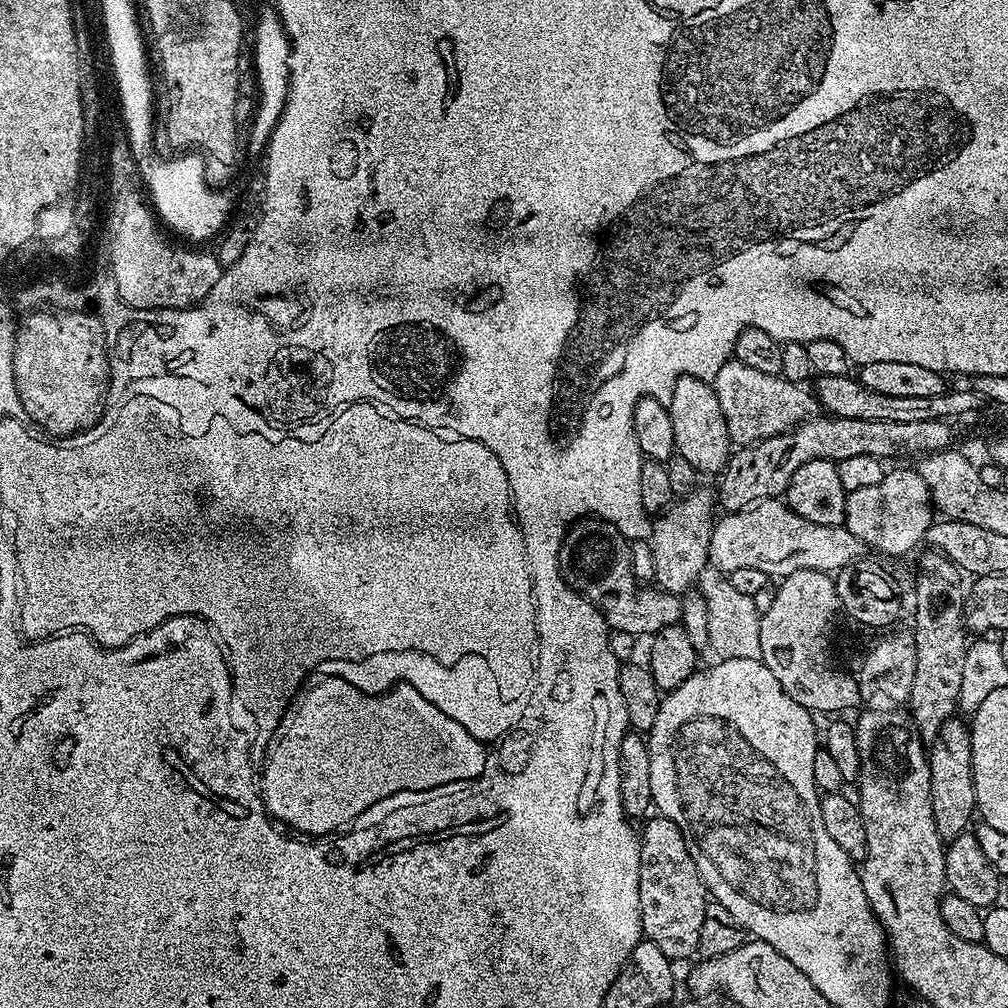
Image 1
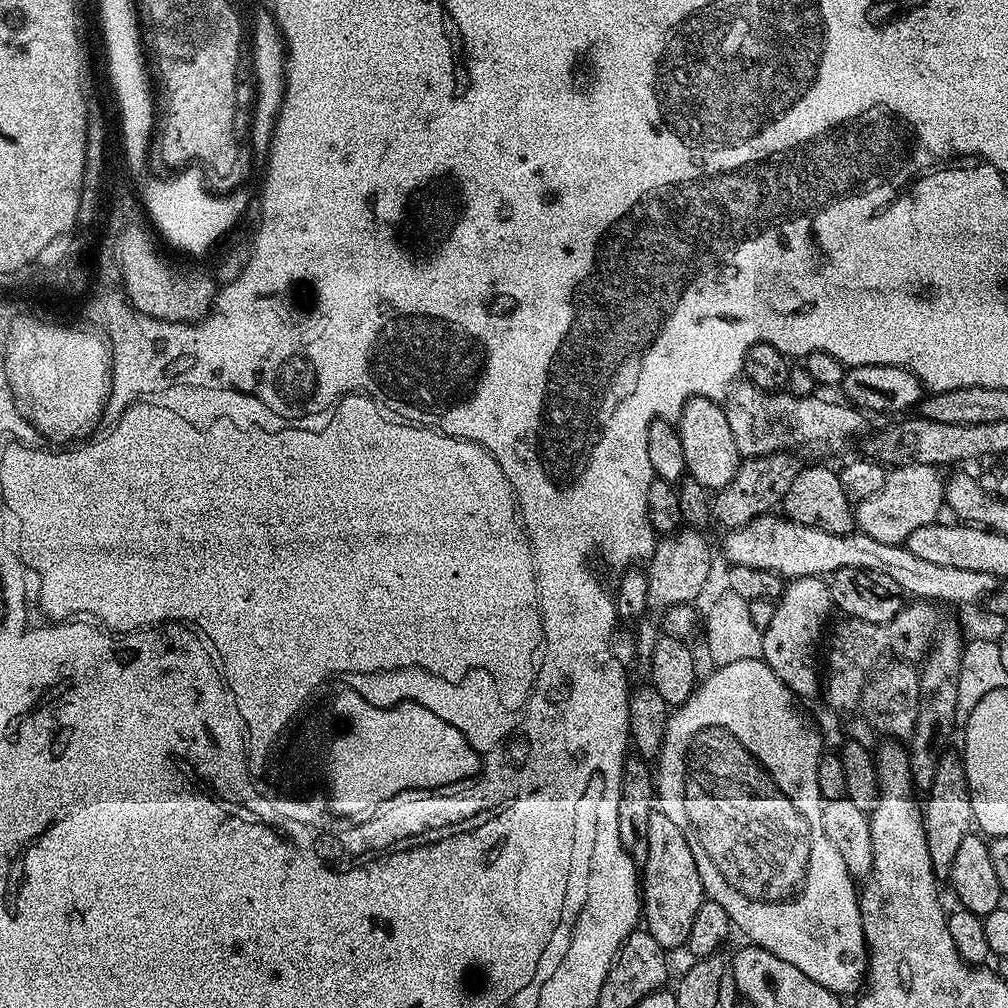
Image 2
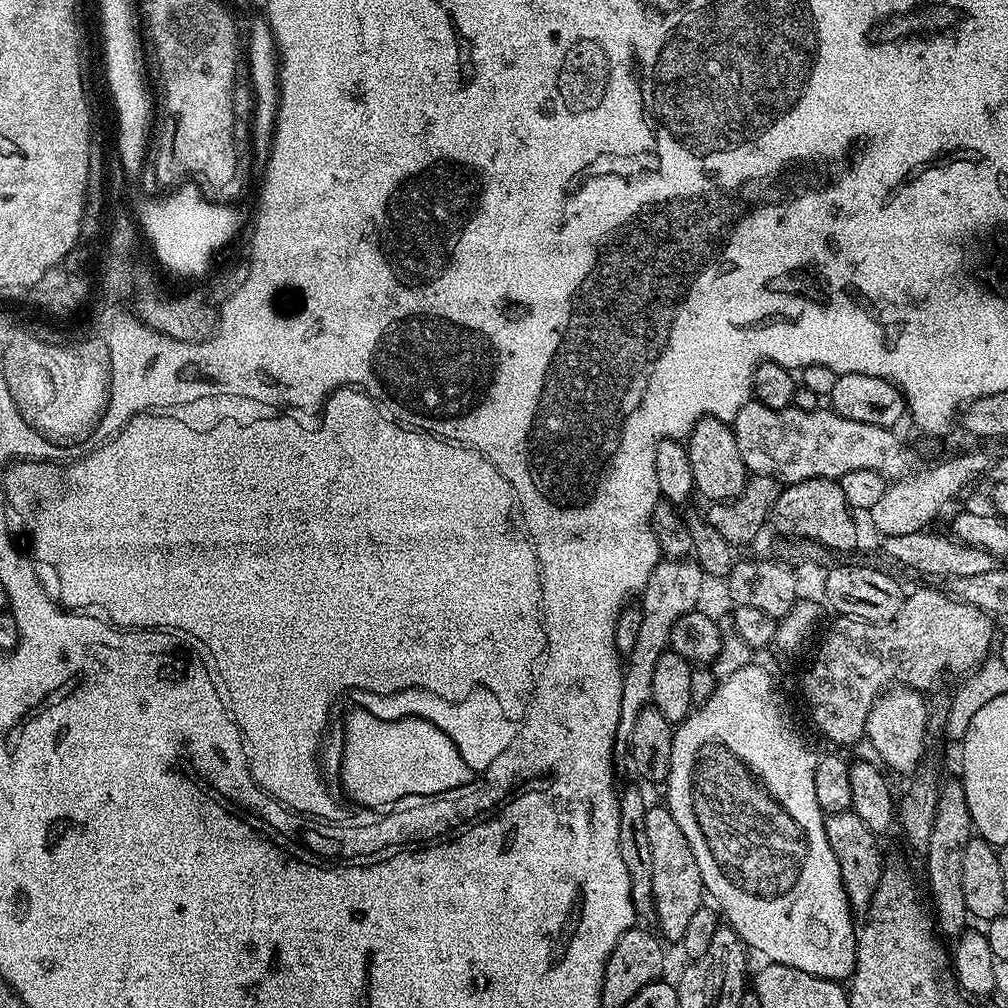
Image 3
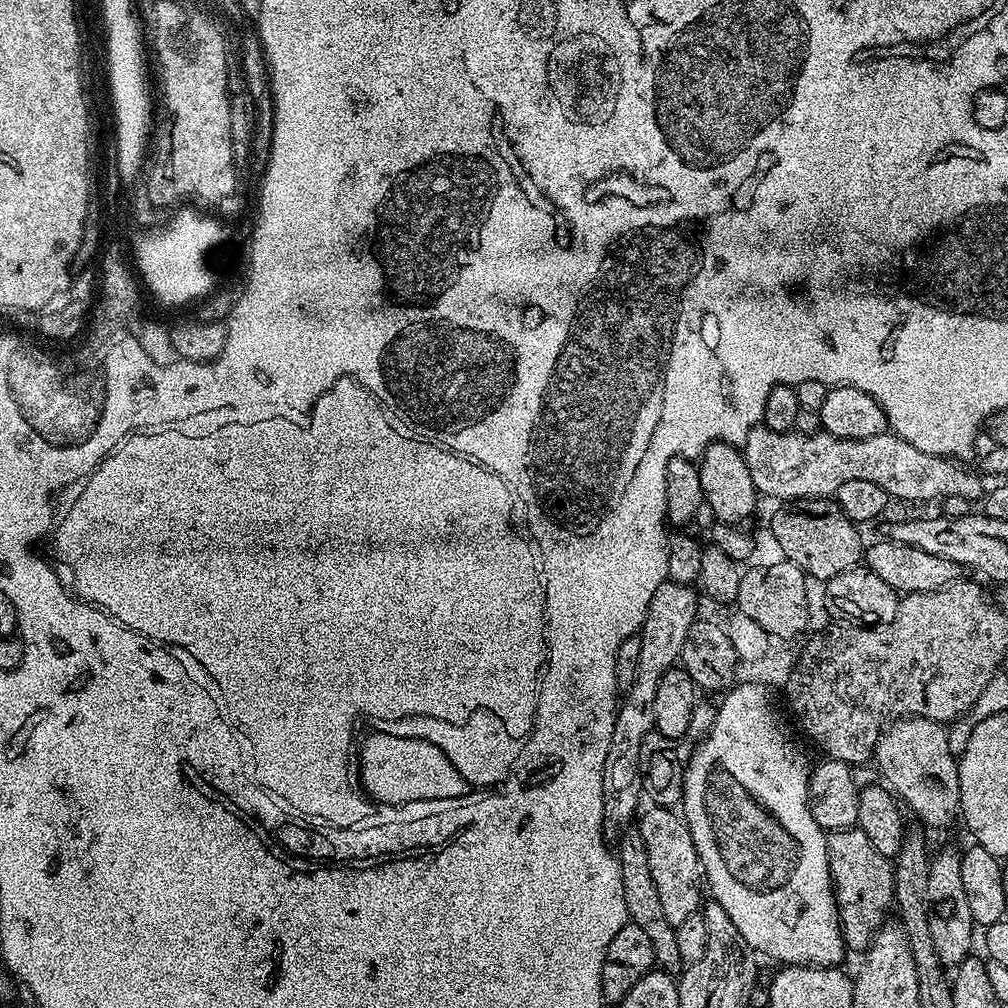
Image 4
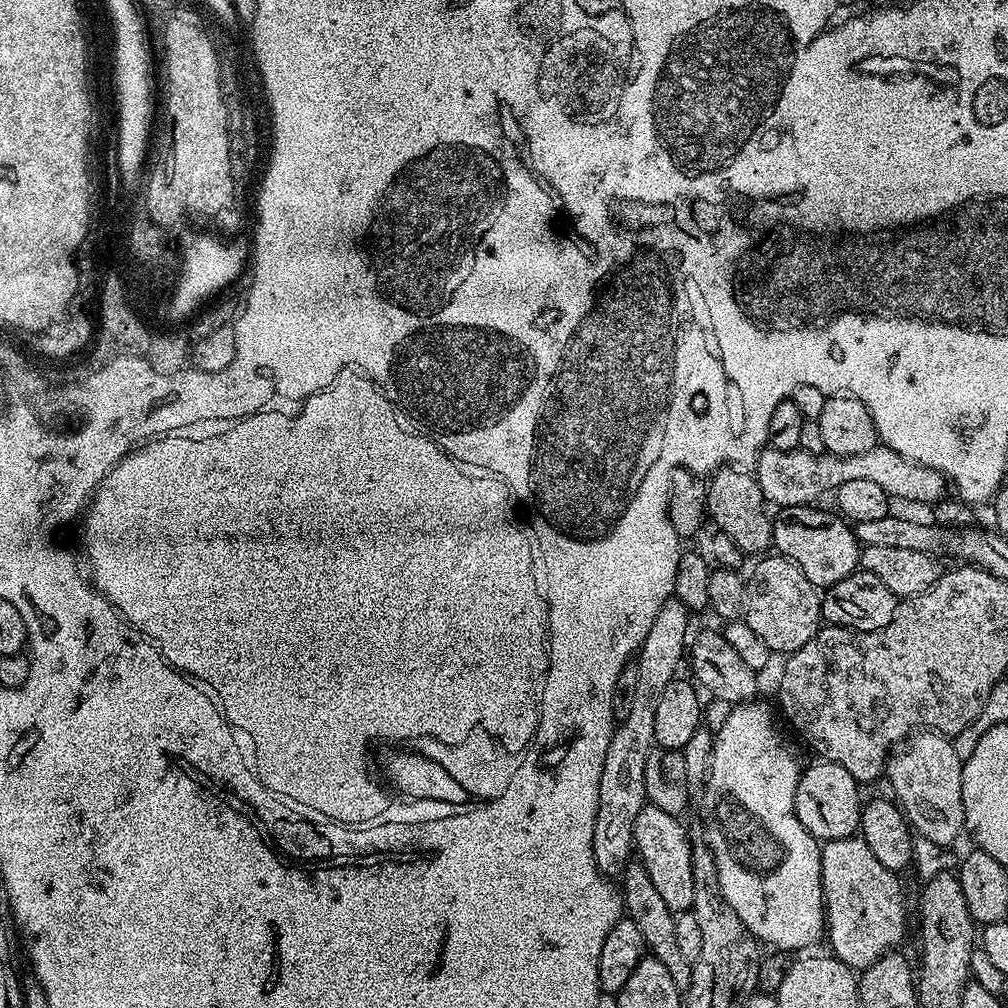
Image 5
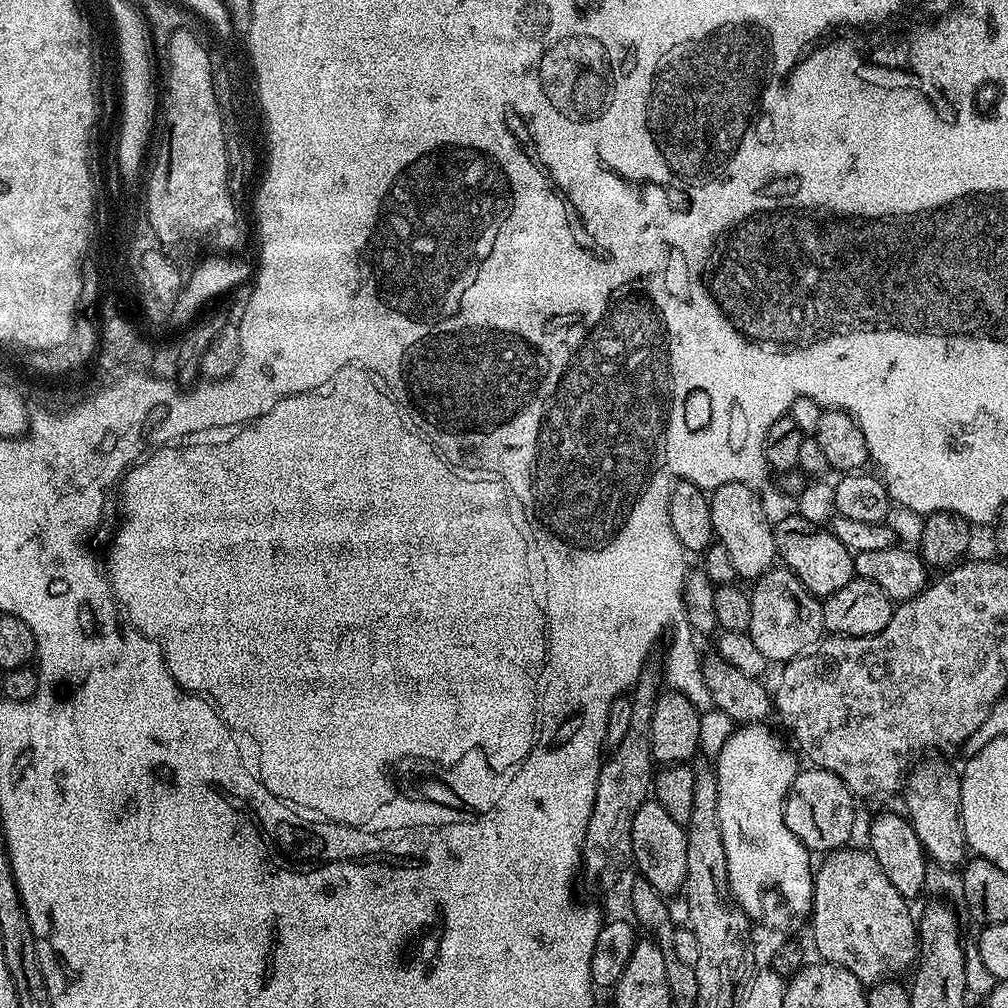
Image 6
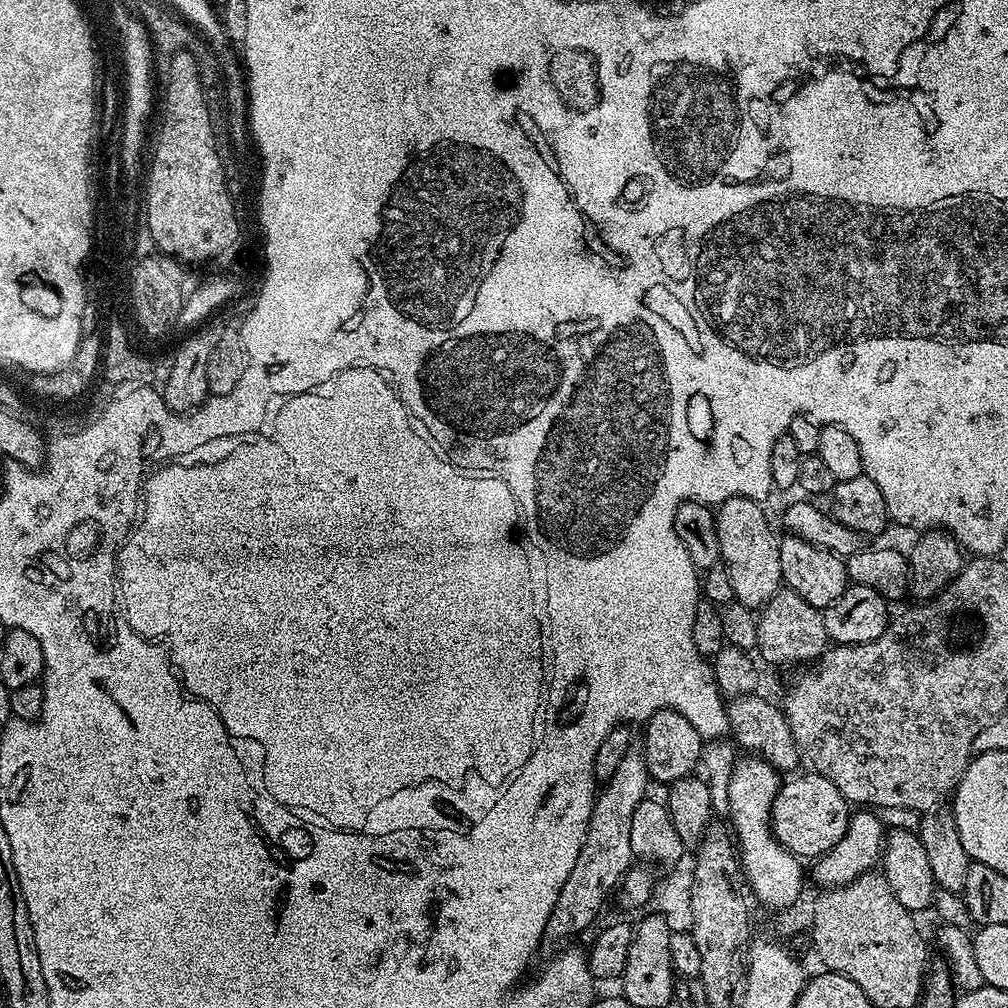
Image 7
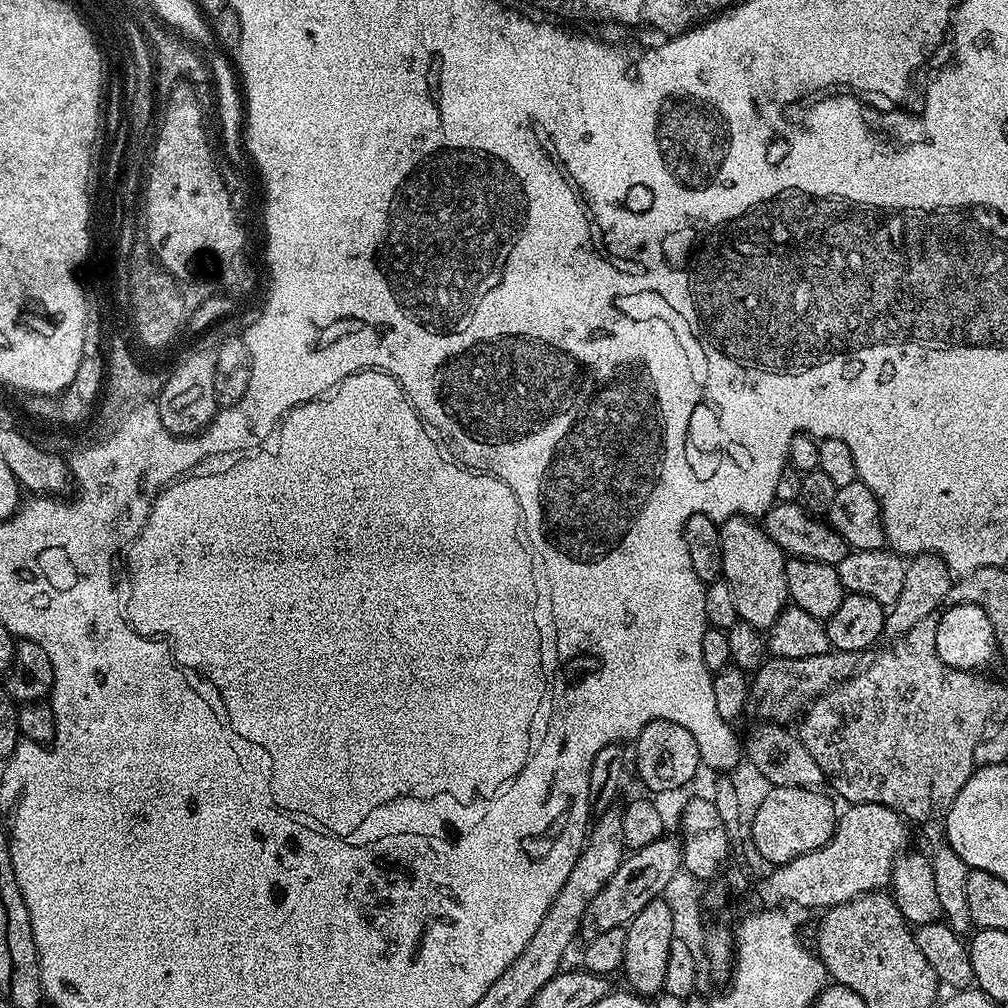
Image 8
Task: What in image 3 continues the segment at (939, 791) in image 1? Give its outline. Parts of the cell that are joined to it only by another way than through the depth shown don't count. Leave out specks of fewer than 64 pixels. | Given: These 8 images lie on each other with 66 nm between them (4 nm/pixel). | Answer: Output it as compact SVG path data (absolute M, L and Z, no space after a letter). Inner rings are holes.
M959 779L946 780L939 785L940 797L934 814L934 831L930 834L930 846L928 853L922 857L922 864L928 871L928 892L932 895L930 908L934 913L935 927L945 937L948 935L956 938L970 924L966 897L962 895L962 850L966 850L966 842L974 839L974 829L970 818L970 806L966 806L966 790L963 783Z

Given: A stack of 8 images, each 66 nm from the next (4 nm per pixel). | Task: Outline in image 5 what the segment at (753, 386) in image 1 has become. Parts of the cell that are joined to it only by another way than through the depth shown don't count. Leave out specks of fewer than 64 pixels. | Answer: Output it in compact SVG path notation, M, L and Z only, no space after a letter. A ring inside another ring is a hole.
M768 446L757 456L754 465L754 475L758 486L762 490L765 501L769 505L776 504L775 506L779 506L780 508L793 508L799 504L812 504L819 501L816 499L823 492L831 493L842 482L851 482L854 478L866 478L870 482L878 482L878 486L882 486L882 490L886 490L889 497L896 499L897 496L900 500L917 500L918 503L929 504L929 506L935 505L945 495L944 484L946 485L946 477L941 472L925 464L907 460L905 456L898 454L892 448L877 446L865 452L859 452L853 456L846 457L831 454L815 456L814 453L803 452L803 450L804 448L799 446L792 451L783 452L780 449Z

